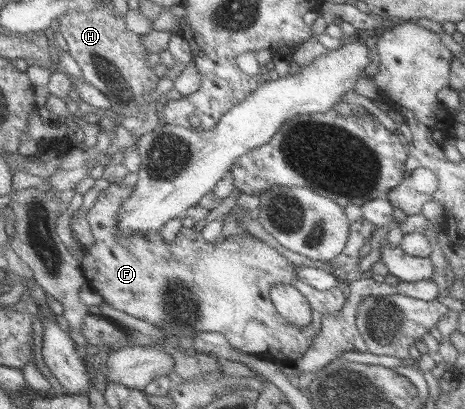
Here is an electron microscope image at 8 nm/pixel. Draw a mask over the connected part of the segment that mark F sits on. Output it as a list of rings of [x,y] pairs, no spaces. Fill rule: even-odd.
[[[110,184],[99,194],[97,203],[87,211],[87,221],[95,237],[93,246],[87,248],[81,260],[82,270],[88,284],[93,287],[109,306],[142,319],[164,331],[164,341],[175,346],[181,335],[197,337],[199,333],[222,333],[240,353],[258,354],[261,357],[290,364],[297,361],[308,349],[316,331],[320,329],[324,315],[336,315],[344,304],[343,290],[317,291],[294,275],[296,265],[281,256],[275,249],[253,237],[237,237],[231,241],[217,241],[209,245],[199,235],[171,237],[170,233],[151,231],[123,235],[119,231],[119,212],[123,204],[133,195],[135,185]],[[277,284],[291,285],[309,304],[311,323],[300,329],[287,323],[276,311],[269,299],[269,290]]]

